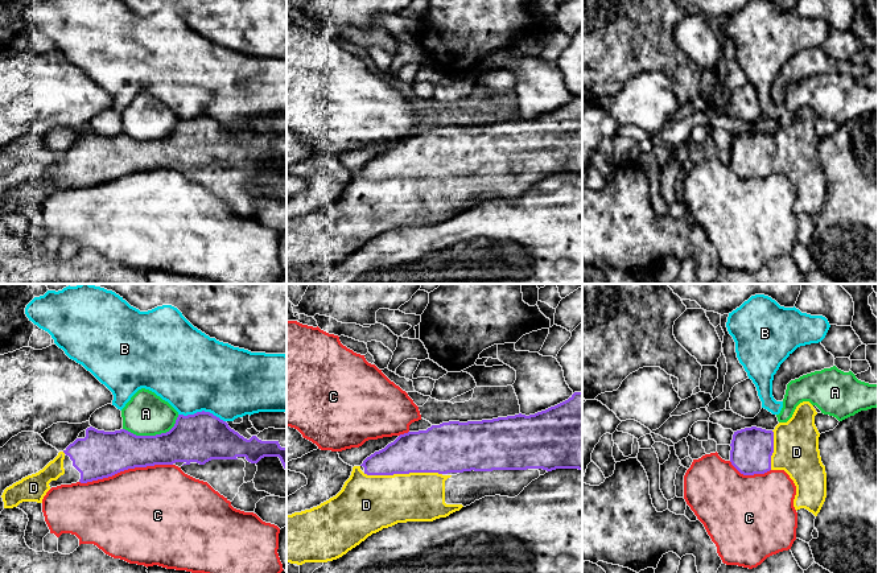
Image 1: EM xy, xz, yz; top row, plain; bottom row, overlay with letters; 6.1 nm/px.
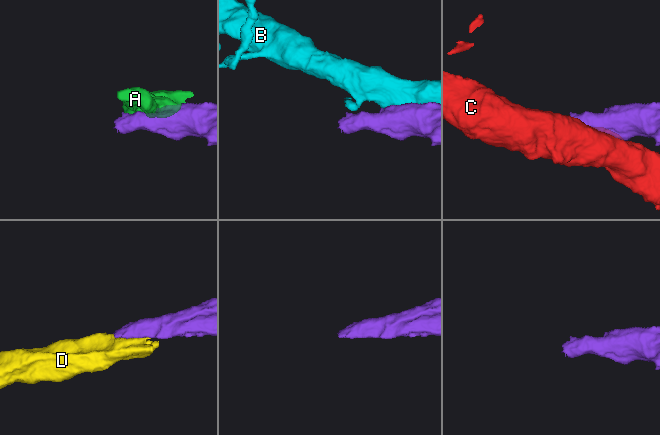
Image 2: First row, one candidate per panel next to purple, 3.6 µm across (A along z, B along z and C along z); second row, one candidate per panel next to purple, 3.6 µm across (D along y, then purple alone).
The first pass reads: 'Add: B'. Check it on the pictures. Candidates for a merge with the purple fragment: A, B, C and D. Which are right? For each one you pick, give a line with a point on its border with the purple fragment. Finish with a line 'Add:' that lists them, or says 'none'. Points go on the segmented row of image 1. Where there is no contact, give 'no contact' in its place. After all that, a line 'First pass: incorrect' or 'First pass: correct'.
D: xz (403, 473)
Add: D
First pass: incorrect

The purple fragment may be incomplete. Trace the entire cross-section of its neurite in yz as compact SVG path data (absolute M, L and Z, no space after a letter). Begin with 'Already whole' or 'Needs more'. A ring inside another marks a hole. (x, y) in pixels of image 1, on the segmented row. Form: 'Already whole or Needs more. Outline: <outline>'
Needs more. Outline: M809 401L800 403L787 422L779 422L774 430L751 426L734 432L730 462L743 475L784 470L796 486L795 510L805 508L815 516L827 498L827 473L819 450L820 433L815 425L816 409Z

